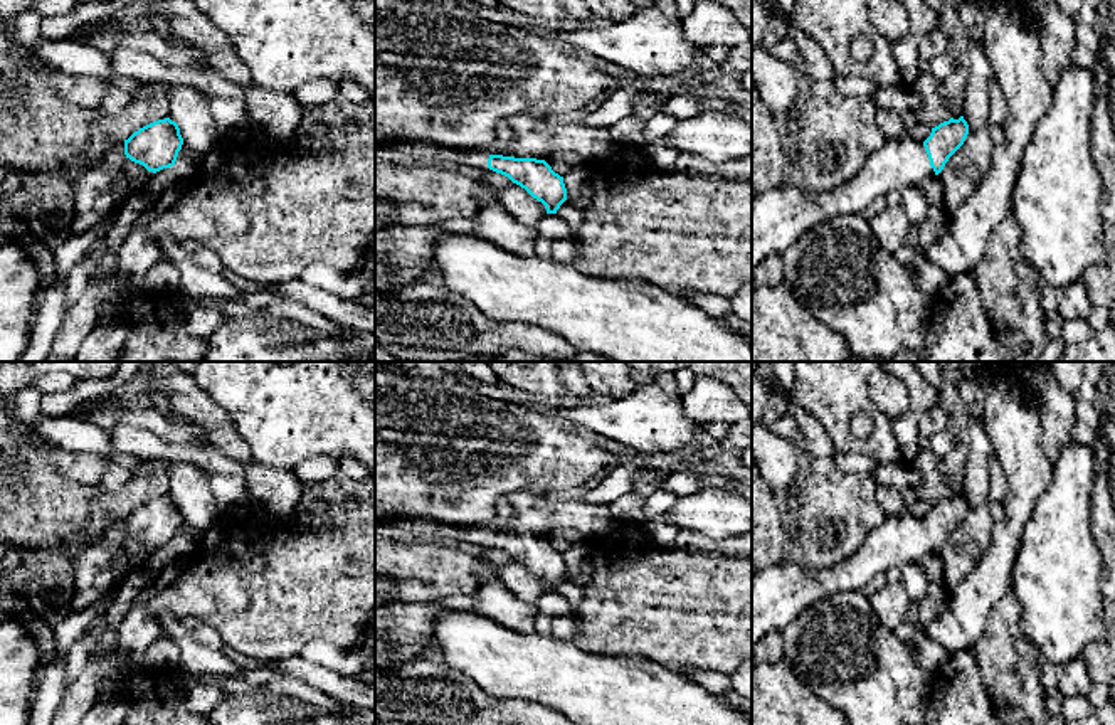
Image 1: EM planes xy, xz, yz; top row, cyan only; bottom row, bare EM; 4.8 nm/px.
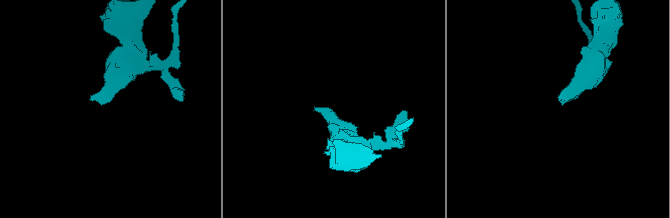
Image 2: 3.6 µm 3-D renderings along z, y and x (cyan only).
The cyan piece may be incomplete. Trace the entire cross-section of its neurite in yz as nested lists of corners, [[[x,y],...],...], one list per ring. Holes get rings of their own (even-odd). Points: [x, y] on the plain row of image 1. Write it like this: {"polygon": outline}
{"polygon": [[[960,493],[950,495],[932,505],[930,513],[920,520],[908,511],[900,516],[888,516],[873,530],[863,547],[844,562],[827,569],[801,567],[789,558],[770,565],[752,577],[752,658],[755,646],[770,632],[782,632],[811,604],[843,590],[863,590],[863,587],[883,577],[888,569],[922,564],[927,555],[938,552],[949,535],[964,521],[969,501]]]}

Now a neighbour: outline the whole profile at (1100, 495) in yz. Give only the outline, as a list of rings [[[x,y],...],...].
[[[1108,473],[1097,474],[1091,490],[1091,535],[1103,557],[1103,626],[1098,643],[1088,644],[1083,659],[1093,685],[1105,685],[1115,701],[1115,510]]]

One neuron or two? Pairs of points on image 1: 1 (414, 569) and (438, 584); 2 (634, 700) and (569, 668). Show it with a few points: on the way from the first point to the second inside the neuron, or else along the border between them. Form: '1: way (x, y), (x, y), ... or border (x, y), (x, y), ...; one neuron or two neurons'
1: way (419, 572), (433, 579); one neuron
2: way (618, 695), (592, 690), (586, 685); one neuron

